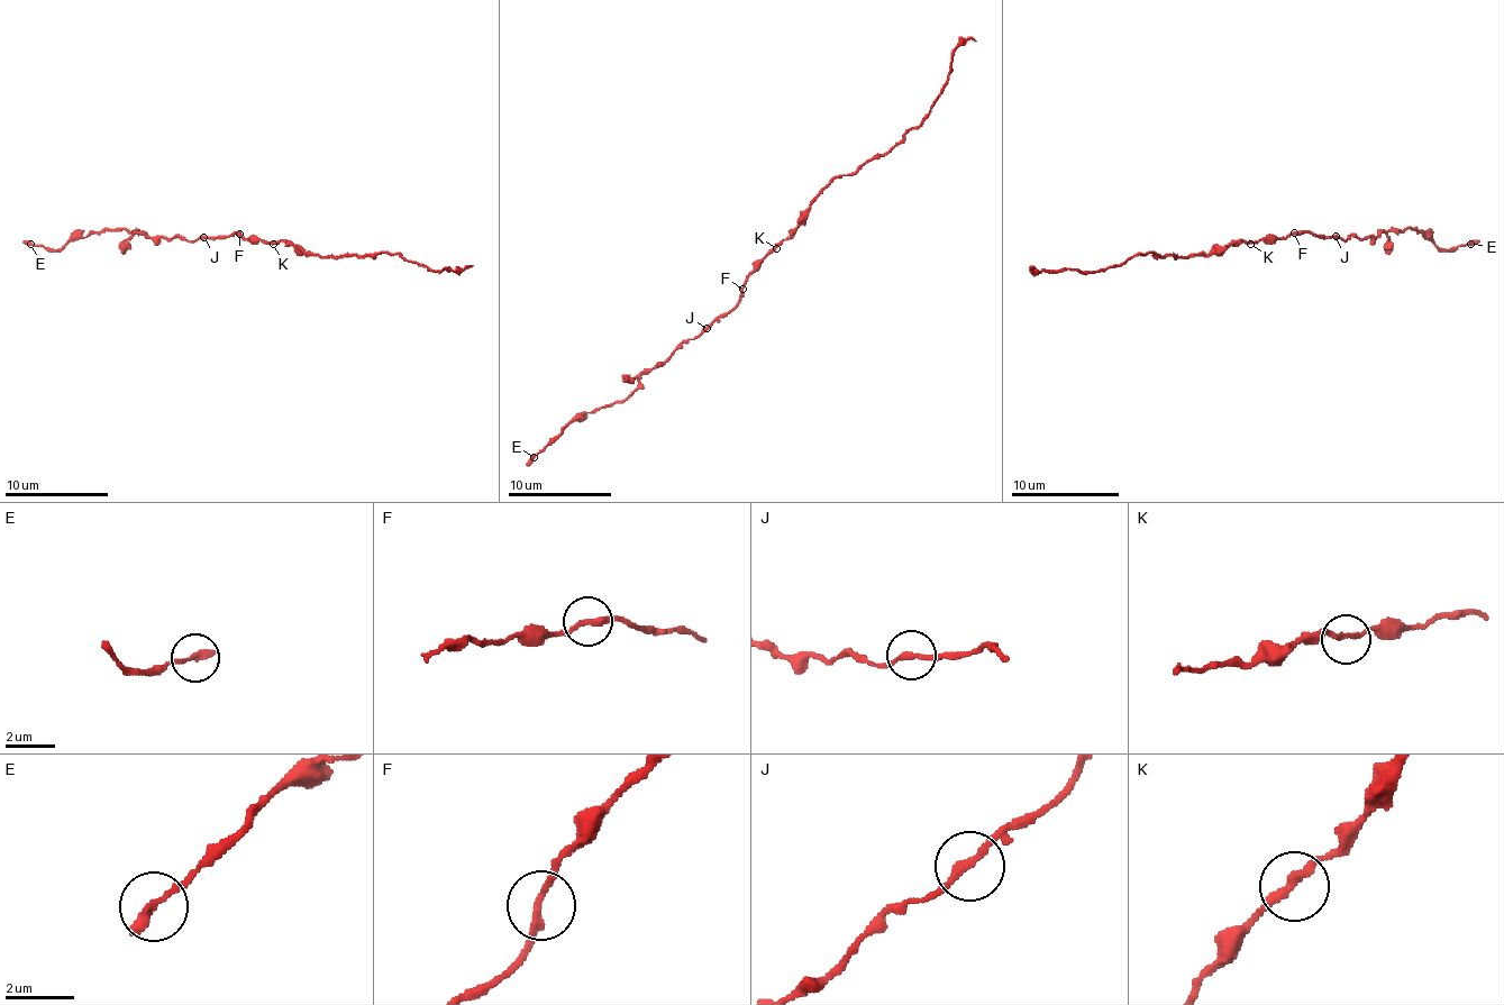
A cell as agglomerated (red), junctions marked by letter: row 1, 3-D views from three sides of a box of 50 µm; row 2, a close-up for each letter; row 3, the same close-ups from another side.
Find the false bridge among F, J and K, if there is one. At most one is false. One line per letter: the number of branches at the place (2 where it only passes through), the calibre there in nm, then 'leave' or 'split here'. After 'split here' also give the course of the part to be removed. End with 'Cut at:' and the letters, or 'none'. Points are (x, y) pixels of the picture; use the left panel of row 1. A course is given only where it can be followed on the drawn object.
F: 2 branches meet; 200 nm thick; leave
J: 2 branches meet; 200 nm thick; leave
K: 2 branches meet; 220 nm thick; leave
Cut at: none

